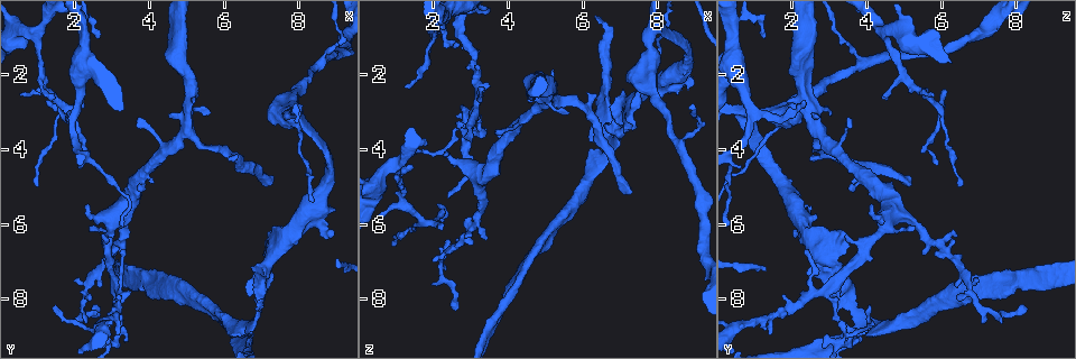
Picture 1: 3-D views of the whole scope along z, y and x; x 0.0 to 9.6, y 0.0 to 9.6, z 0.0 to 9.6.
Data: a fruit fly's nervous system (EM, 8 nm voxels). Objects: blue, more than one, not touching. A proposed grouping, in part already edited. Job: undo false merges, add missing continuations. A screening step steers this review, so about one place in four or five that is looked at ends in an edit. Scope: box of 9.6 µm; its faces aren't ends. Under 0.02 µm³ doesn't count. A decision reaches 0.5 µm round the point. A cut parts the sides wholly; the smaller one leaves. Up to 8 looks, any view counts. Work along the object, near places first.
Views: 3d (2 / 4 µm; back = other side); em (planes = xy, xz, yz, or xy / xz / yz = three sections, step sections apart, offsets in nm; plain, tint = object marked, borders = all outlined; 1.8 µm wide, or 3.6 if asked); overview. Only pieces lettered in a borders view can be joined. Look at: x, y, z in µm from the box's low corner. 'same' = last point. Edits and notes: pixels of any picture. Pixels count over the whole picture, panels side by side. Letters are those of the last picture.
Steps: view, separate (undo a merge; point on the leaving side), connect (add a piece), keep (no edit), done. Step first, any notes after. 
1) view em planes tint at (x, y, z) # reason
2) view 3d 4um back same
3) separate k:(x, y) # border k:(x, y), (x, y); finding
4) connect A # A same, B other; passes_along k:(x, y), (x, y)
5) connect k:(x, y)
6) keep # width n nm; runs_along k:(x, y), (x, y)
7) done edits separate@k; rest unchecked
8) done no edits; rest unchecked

view em planes borders at (3.15, 7.85, 2.95) # two arms in line, one across

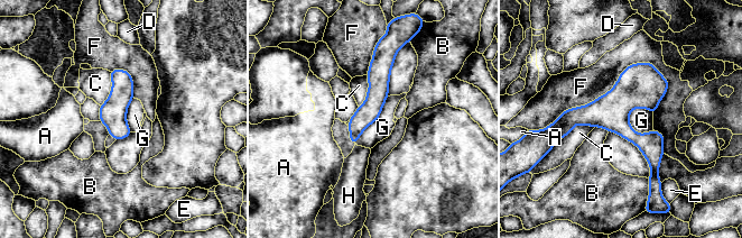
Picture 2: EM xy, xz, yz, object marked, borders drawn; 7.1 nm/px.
keep # A other, B other, C other, D other, E other, F other, G other, H other; runs_along 2:(665, 83), (557, 124); all the same cell

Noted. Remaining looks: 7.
view em planes borders at (2.10, 2.35, 6.15)

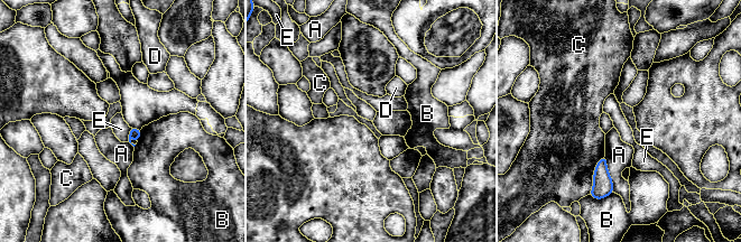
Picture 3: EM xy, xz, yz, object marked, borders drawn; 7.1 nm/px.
keep # longest_contact C 280 nm; A other, B other, C other, D other, E other; border 3:(131, 128), (128, 141); none of them fits

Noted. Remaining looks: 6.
view 3d 2um back at (7.40, 4.75, 5.10) # free end

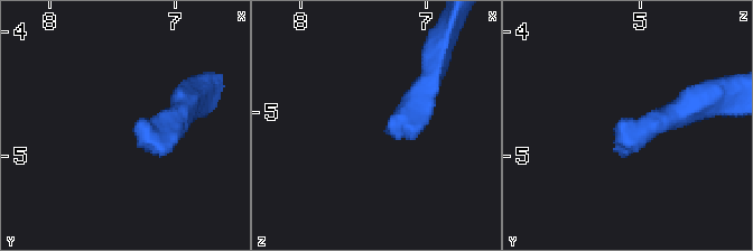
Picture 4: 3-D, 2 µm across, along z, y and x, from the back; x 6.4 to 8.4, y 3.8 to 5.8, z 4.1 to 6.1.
view em planes borders at (7.32, 4.74, 5.12) # shape alone is not enough

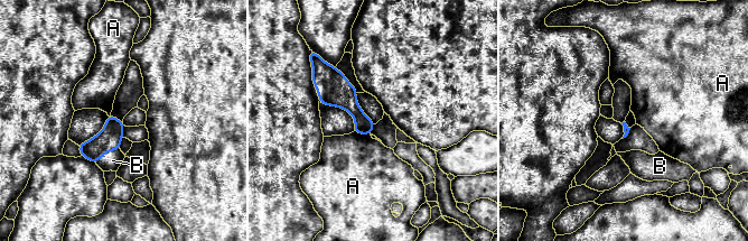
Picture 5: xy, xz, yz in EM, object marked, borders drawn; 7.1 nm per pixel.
connect B # A other, B same; passes_along 5:(109, 139), (105, 151), (112, 160); it goes on there

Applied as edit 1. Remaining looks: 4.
done edits connect@5; rest unchecked

